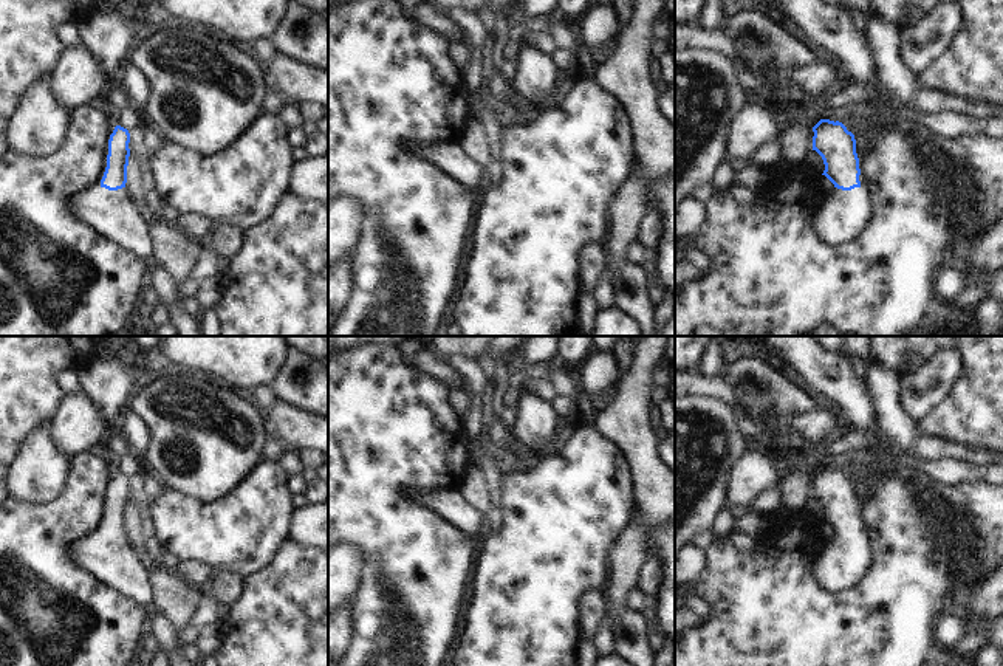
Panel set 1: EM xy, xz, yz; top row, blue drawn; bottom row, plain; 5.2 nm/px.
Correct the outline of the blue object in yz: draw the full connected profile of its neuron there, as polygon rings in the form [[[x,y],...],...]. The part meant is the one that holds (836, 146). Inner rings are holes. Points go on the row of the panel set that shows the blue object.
[[[820,119],[813,127],[813,150],[825,164],[834,187],[816,212],[814,226],[822,240],[840,245],[856,237],[871,217],[871,198],[861,186],[856,139],[839,121]]]

